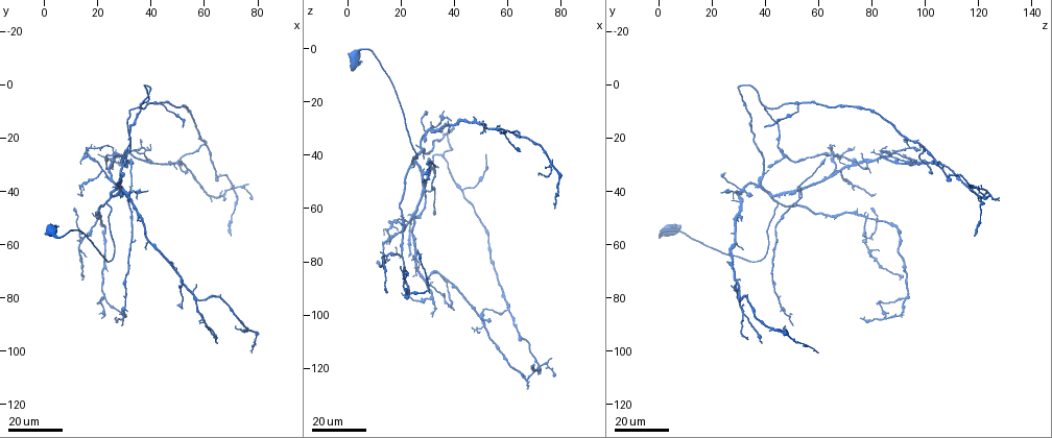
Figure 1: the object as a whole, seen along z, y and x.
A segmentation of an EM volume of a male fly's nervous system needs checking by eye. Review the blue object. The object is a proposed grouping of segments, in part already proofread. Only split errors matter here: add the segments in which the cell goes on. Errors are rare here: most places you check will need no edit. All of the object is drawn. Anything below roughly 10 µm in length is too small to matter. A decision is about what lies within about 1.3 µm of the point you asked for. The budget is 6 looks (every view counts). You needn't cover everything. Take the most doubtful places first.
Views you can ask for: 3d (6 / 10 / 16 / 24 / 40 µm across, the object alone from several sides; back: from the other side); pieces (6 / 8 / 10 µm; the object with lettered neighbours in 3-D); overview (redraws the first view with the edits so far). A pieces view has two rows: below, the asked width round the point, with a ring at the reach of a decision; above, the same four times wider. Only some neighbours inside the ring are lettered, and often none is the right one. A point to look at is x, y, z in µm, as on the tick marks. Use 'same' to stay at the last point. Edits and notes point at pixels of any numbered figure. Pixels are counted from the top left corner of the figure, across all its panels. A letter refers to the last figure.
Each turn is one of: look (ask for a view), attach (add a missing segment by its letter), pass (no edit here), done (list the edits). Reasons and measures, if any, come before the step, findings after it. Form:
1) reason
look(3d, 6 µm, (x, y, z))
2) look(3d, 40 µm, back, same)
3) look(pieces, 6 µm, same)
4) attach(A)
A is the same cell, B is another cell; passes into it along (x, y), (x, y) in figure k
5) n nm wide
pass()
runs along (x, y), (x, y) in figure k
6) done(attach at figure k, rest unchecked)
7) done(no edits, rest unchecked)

long arm stops here
look(3d, 16 µm, (52, 16, 40))

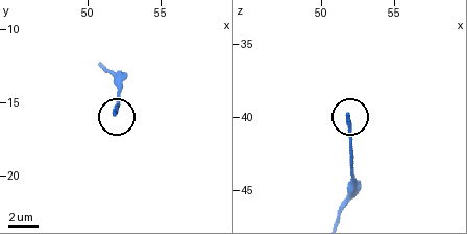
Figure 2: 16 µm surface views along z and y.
look(pieces, 10 µm, (51.8, 15.6, 40.0))

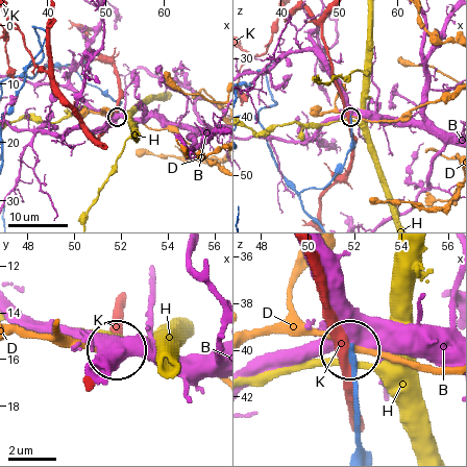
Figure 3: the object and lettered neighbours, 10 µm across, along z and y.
250 nm wide
pass()
B, D, H and K are other cells; runs along (353, 444), (353, 366), (348, 350) in figure 3; no lettered segment goes on from it

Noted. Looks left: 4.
tapers out
look(3d, 16 µm, (71, 56, 118))

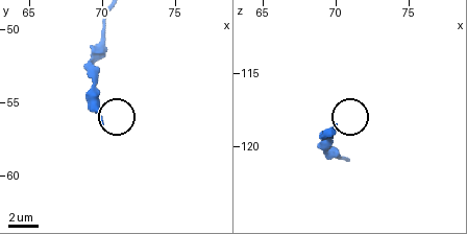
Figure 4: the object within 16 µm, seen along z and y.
look(pieces, 10 µm, (69.8, 56.4, 118.6))

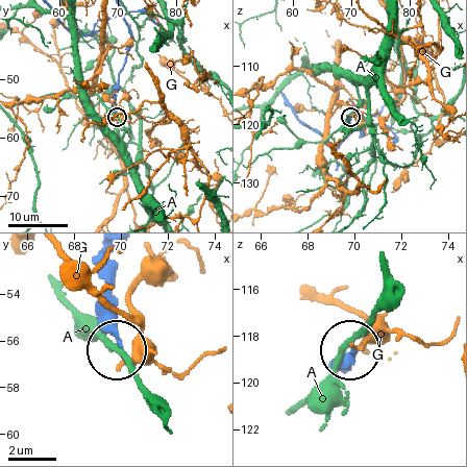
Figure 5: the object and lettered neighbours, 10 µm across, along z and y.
pass()
A and G are other cells; no lettered segment goes on from it

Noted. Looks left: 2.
an open end
look(3d, 16 µm, (32, 44, 28))

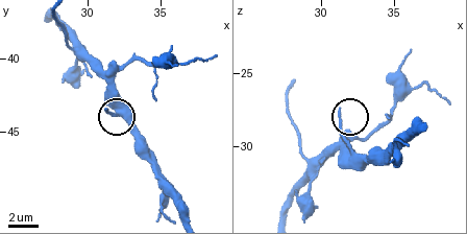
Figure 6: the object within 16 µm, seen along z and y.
look(pieces, 6 µm, (31.2, 43.4, 27.6))

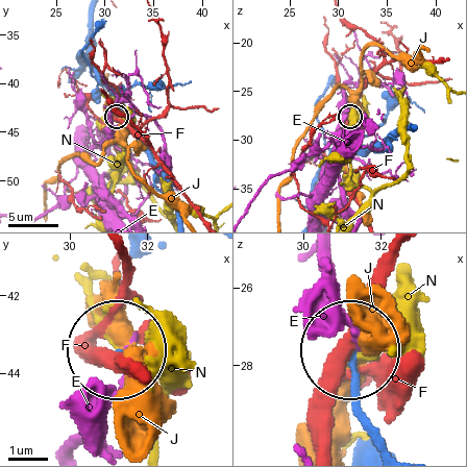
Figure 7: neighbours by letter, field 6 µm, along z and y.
160 nm wide
pass()
E, F, J and N are other cells; none of them fits

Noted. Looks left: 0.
done(no edits, rest unchecked)

